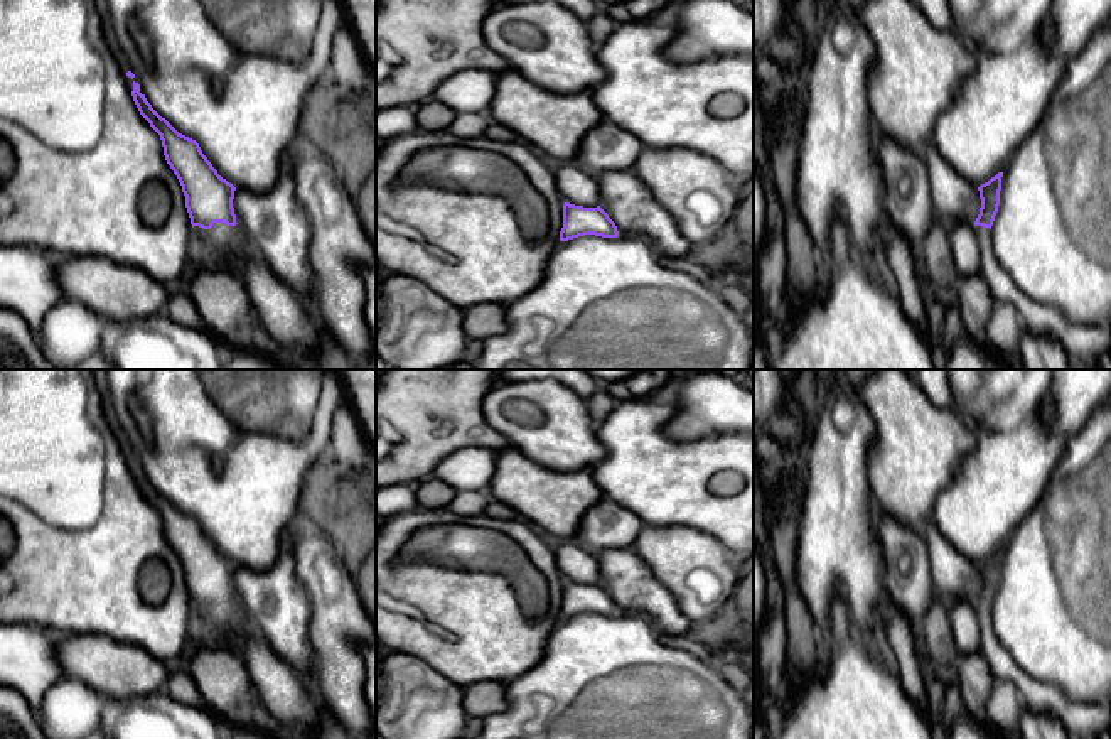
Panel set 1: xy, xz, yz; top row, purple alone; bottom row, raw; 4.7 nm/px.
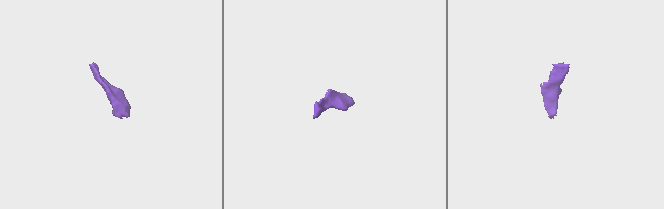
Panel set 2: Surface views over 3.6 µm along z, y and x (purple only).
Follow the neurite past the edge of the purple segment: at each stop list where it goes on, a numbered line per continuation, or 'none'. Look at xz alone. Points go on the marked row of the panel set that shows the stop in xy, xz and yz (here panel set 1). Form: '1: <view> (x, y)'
none

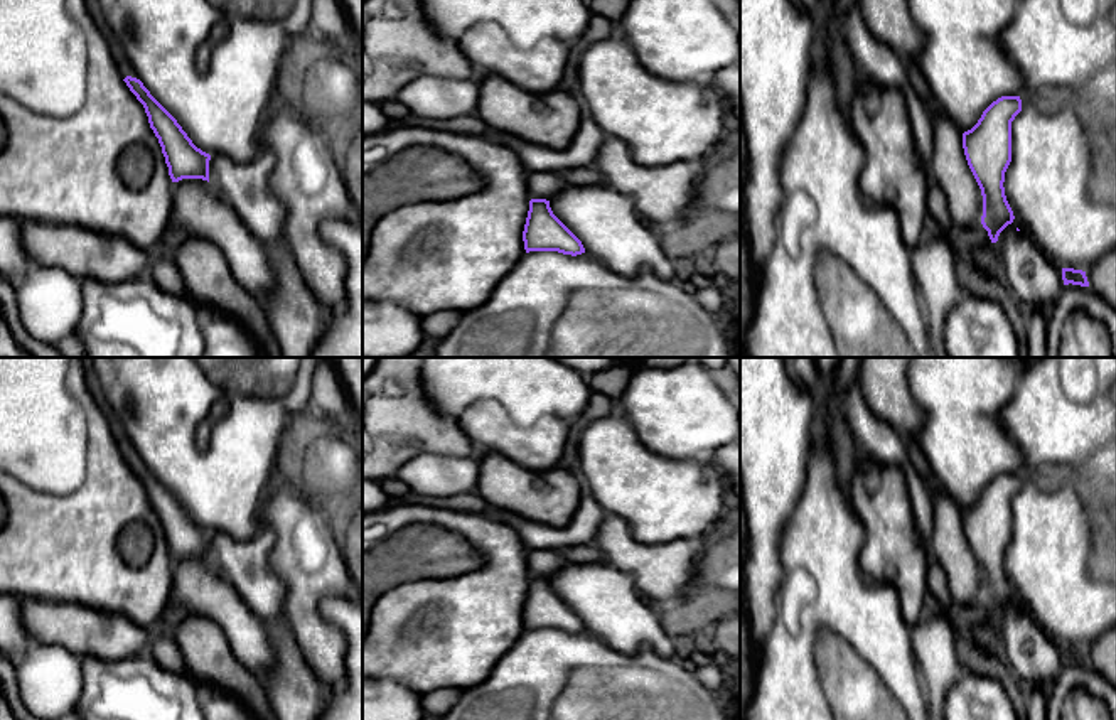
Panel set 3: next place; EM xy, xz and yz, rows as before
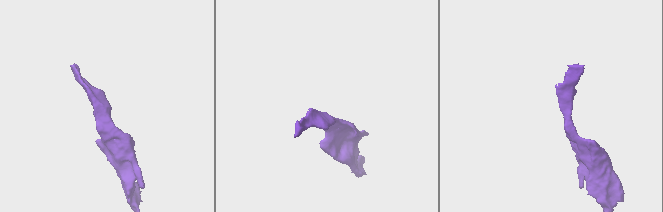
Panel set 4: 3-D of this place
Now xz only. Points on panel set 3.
none

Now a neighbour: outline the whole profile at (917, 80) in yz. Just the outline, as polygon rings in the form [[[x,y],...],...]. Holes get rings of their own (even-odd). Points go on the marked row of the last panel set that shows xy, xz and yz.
[[[907,62],[905,67],[907,67],[907,74],[909,74],[912,88],[922,98],[922,101],[926,103],[926,108],[932,115],[937,103],[932,98],[932,91],[927,84],[927,79],[926,79],[919,62]]]

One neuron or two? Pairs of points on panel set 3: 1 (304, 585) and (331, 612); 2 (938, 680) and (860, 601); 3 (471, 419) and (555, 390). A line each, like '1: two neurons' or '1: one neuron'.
1: two neurons
2: two neurons
3: two neurons

